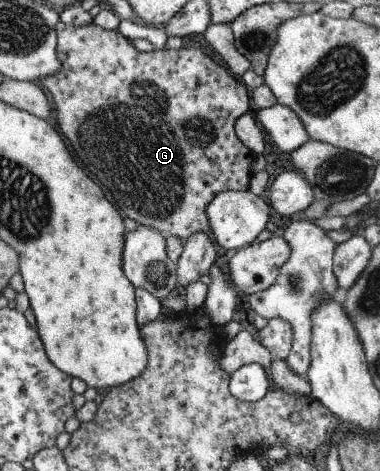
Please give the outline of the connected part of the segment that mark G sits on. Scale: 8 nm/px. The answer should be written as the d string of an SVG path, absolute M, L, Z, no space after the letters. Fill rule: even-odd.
M58 21L55 28L56 35L56 58L60 62L60 72L52 74L52 76L42 76L40 83L48 94L52 96L54 108L56 110L56 122L58 128L64 134L64 138L68 138L70 146L72 146L72 156L84 156L84 158L76 158L78 166L92 176L102 190L106 190L106 196L110 194L110 200L118 200L118 204L112 204L120 214L124 214L126 218L134 220L136 224L153 228L161 234L176 236L178 240L186 242L188 236L198 234L198 232L209 232L208 220L206 220L206 206L222 191L244 191L248 189L250 182L250 164L254 162L256 154L249 148L246 148L234 134L234 122L242 114L249 112L250 98L246 94L246 87L238 80L228 74L222 66L219 66L200 50L200 48L182 47L179 50L162 49L147 52L138 52L132 47L129 39L124 37L117 30L106 30L94 25L93 23L86 26L76 27L64 24Z

